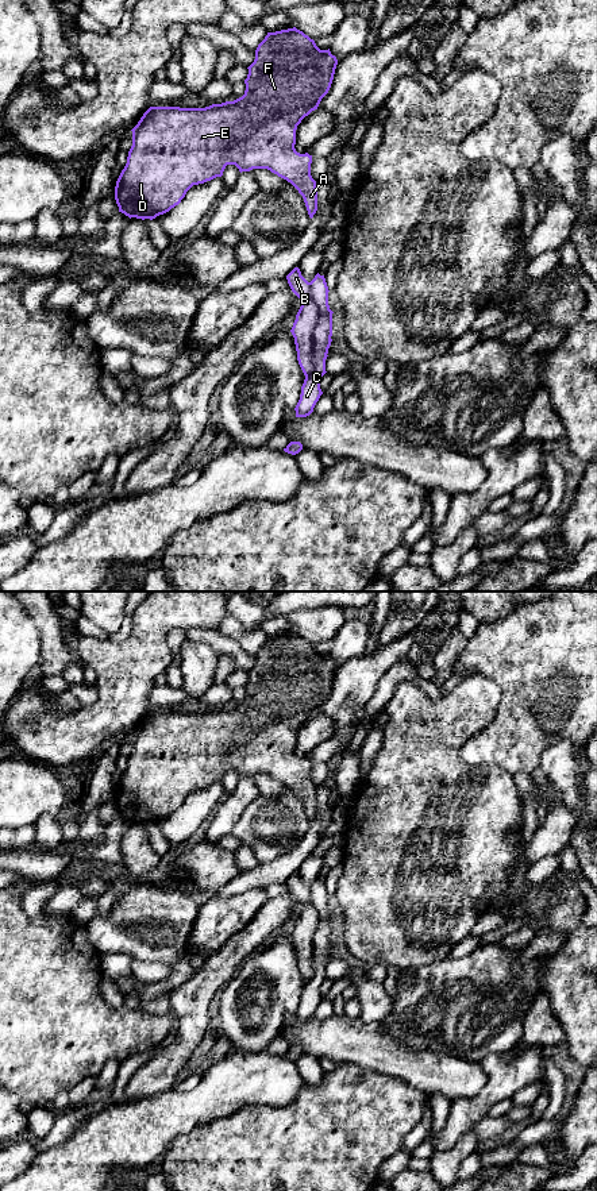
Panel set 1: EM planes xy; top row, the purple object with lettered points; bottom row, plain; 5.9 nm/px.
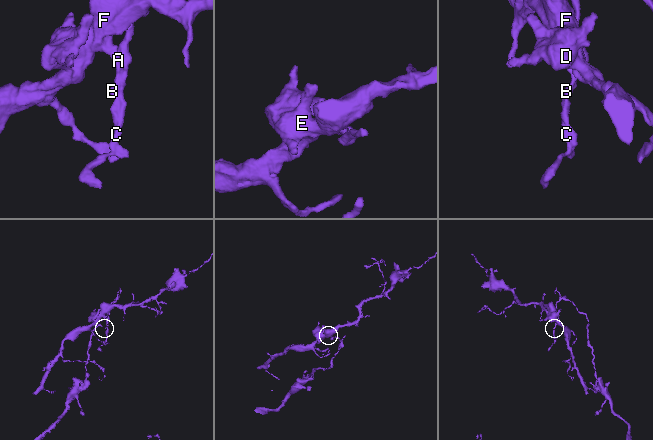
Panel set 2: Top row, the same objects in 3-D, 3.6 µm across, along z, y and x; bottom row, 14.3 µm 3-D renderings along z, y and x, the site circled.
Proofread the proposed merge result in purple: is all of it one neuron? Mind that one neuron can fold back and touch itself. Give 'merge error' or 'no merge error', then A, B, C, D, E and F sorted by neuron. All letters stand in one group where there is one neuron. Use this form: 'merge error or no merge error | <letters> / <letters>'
merge error | A B D E F / C

